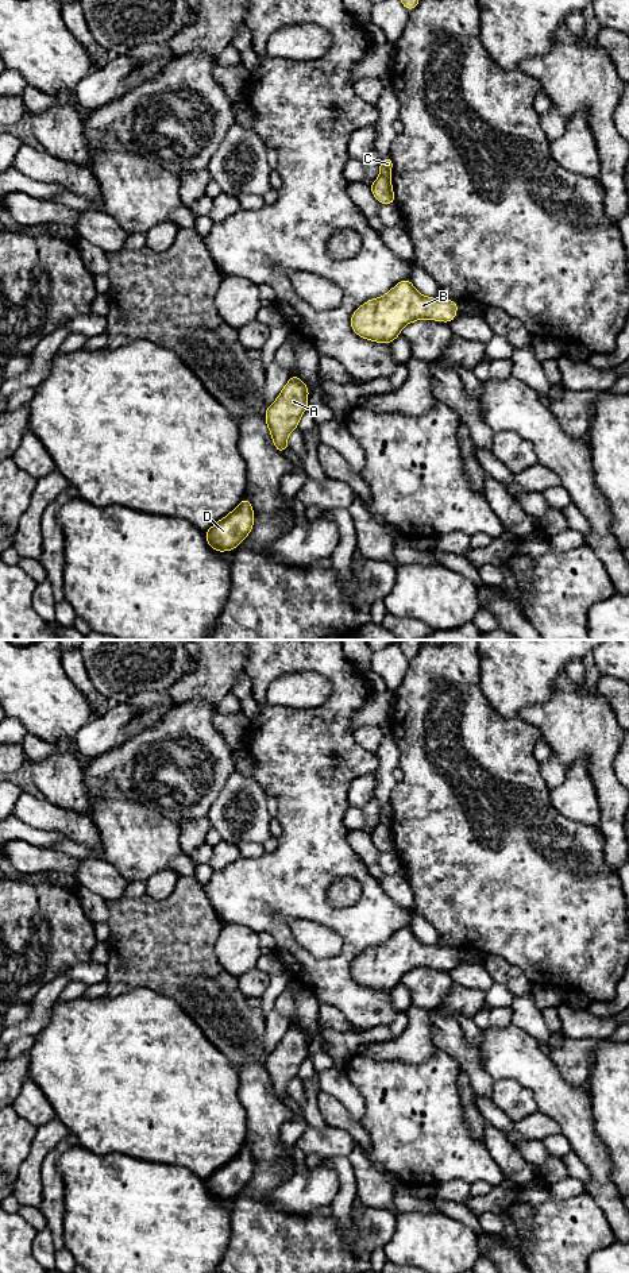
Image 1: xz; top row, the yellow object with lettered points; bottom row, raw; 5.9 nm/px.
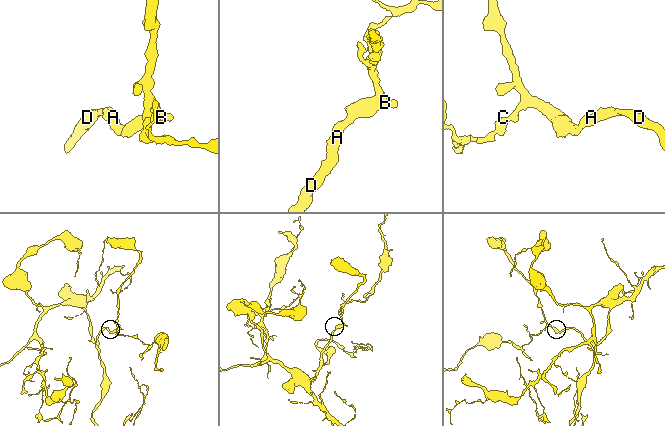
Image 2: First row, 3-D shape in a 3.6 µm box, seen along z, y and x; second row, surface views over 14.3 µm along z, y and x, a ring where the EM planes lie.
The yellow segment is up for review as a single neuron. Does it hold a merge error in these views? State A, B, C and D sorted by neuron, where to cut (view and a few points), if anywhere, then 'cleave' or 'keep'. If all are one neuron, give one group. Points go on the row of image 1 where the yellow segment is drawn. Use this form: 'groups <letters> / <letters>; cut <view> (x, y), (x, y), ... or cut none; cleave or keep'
groups A B D / C; cut xz (381, 174), (389, 177); cleave

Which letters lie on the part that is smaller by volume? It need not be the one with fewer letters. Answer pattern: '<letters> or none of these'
C

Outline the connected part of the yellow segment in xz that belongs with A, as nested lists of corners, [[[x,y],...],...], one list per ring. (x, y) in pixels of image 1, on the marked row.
[[[293,374],[278,398],[266,409],[265,420],[278,452],[289,448],[288,435],[297,429],[308,409],[308,394],[308,386]]]

